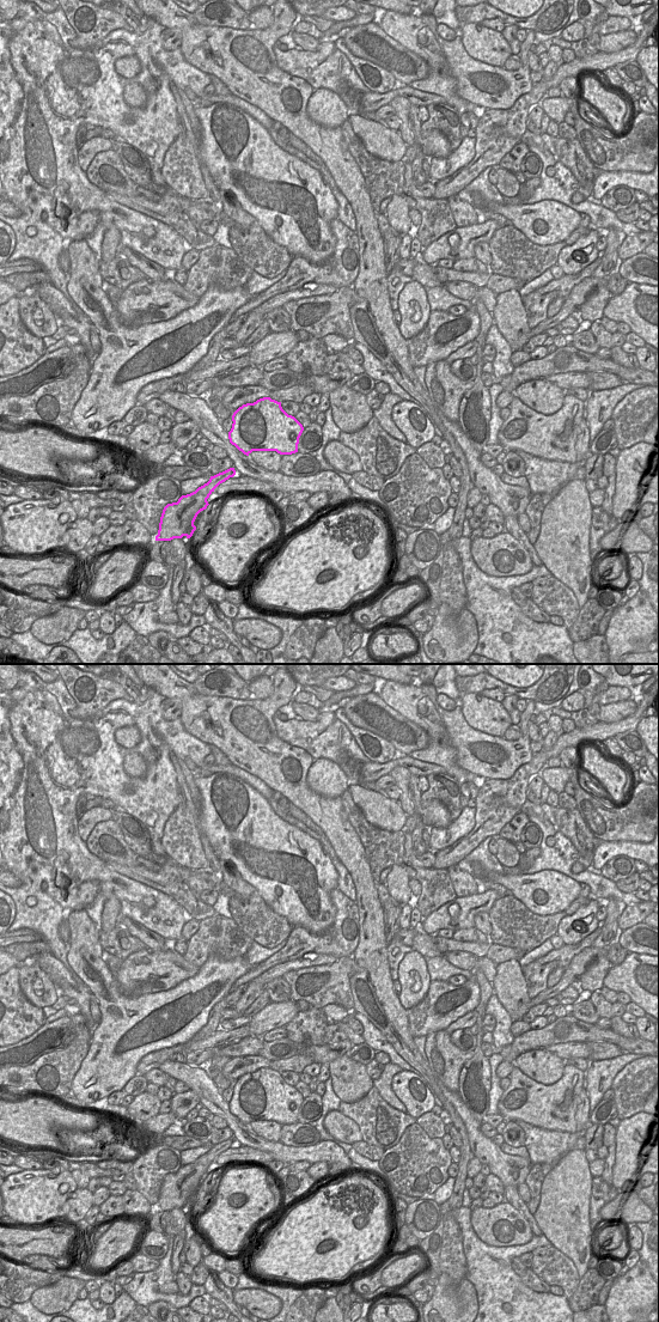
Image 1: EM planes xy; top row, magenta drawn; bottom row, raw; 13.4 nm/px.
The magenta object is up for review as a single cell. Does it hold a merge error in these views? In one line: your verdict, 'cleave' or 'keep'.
keep

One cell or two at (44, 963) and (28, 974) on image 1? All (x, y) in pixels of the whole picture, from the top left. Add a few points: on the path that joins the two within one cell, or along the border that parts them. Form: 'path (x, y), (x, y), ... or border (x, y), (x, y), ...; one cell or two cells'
border (29, 961), (37, 964), (48, 975), (54, 987); two cells

